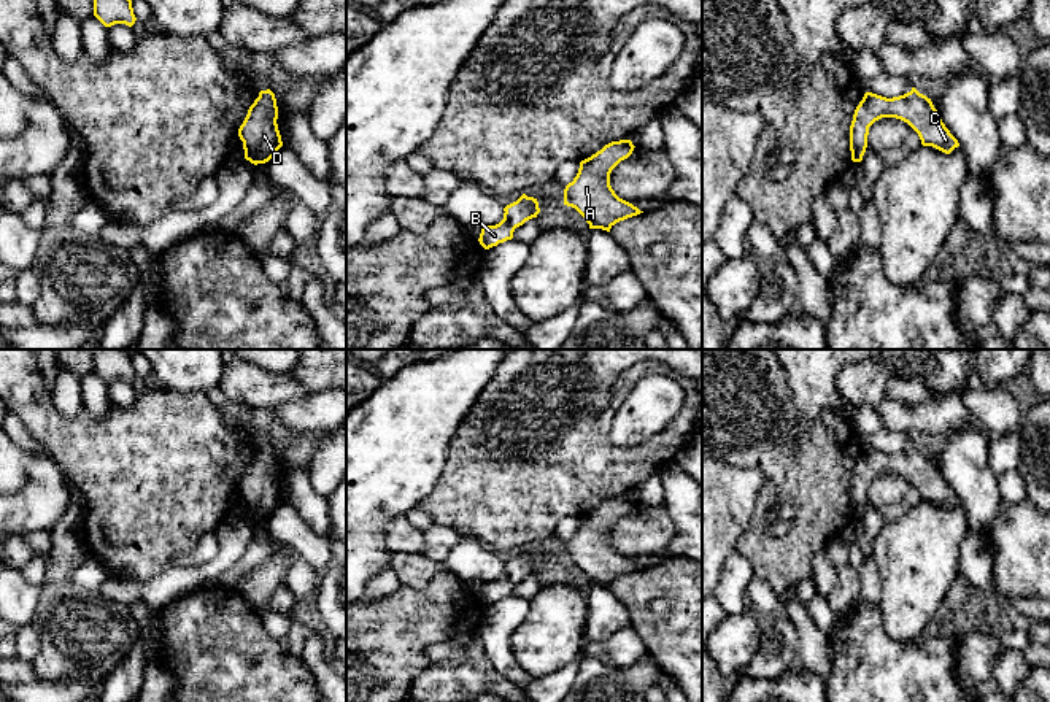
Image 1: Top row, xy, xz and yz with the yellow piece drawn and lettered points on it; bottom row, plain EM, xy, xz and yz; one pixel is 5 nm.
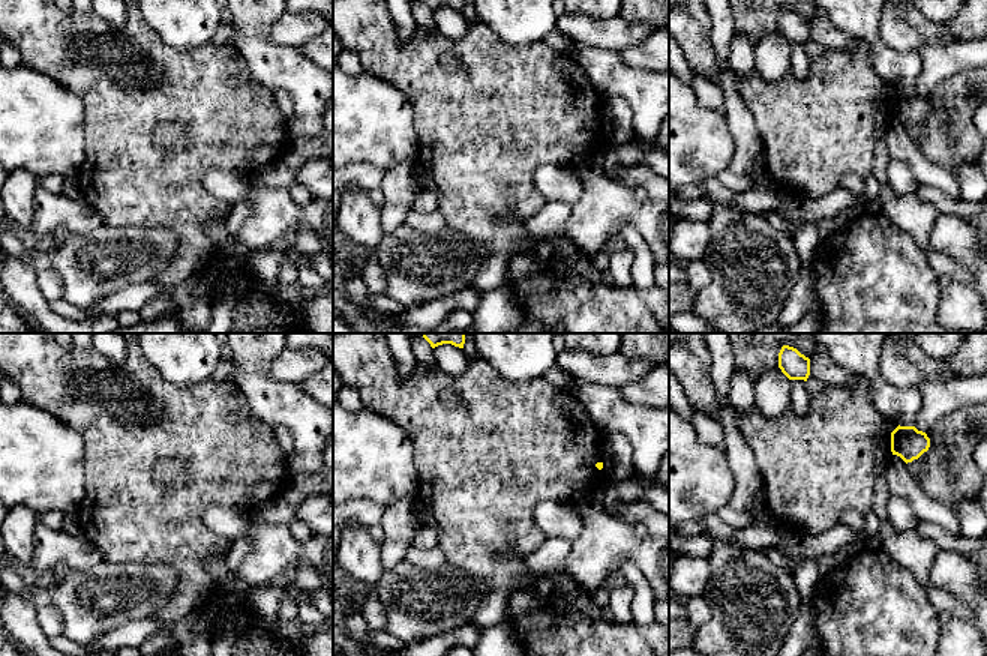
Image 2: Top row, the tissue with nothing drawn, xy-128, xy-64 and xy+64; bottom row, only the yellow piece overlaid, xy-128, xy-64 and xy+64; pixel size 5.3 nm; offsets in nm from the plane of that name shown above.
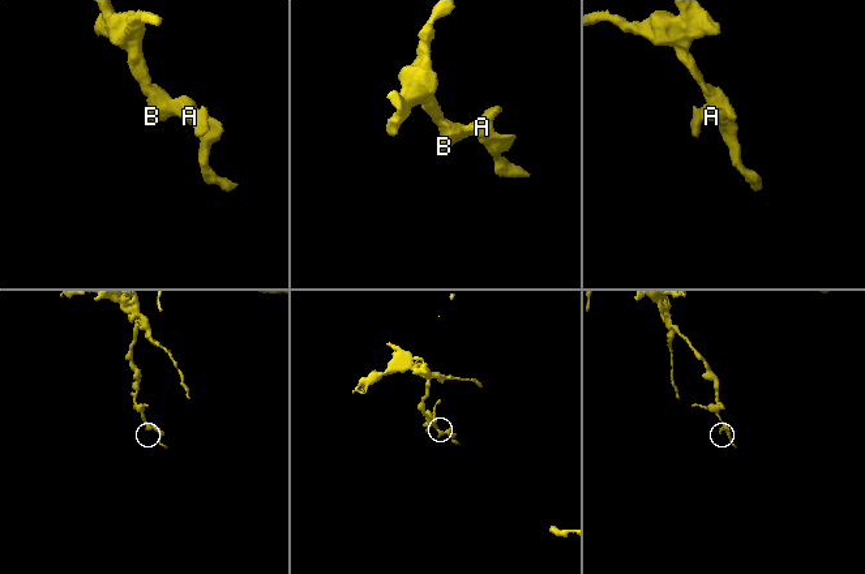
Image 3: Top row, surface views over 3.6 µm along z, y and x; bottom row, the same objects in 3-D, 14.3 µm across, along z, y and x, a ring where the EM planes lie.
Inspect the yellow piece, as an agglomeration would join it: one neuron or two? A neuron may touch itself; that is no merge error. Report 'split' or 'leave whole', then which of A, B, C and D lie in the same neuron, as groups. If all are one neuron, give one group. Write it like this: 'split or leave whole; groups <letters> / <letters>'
leave whole; groups A B C D

